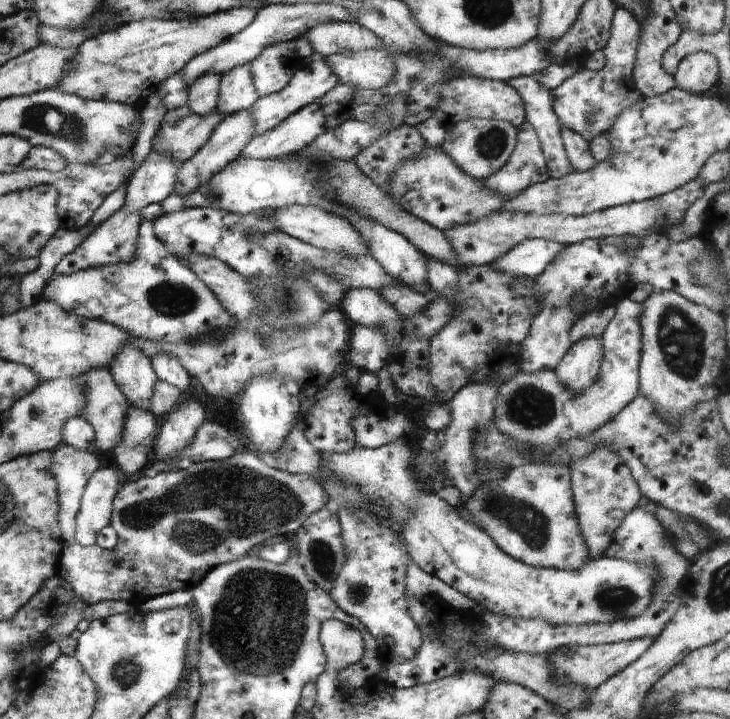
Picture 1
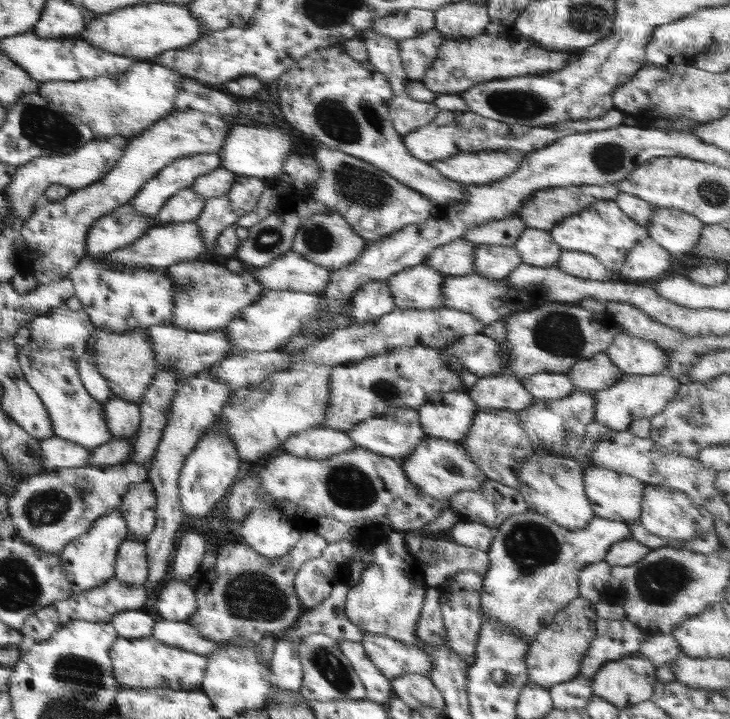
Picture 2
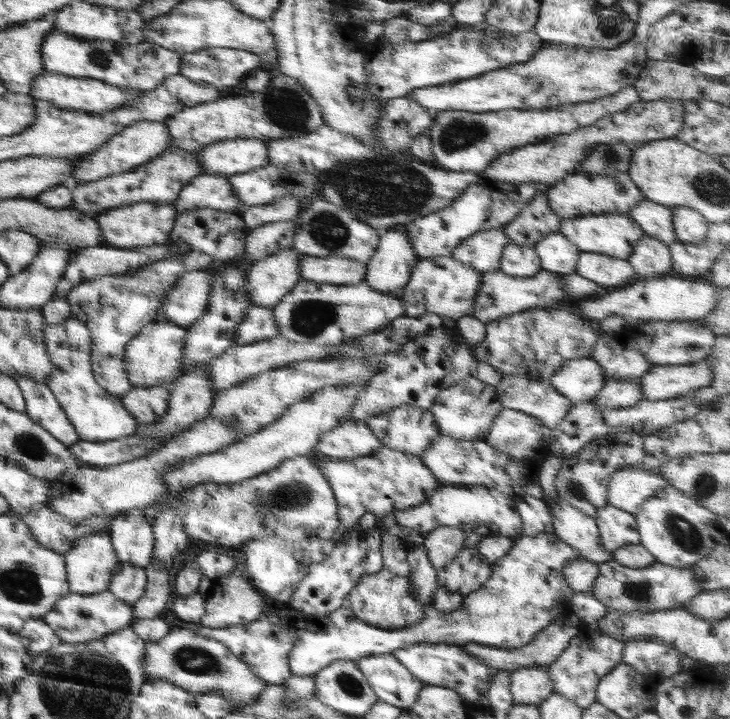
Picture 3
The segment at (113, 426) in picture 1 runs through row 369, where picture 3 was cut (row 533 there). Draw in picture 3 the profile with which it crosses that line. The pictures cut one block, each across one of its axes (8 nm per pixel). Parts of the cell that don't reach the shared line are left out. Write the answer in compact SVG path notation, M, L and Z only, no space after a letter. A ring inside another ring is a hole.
M104 528L102 532L91 532L76 540L72 550L64 554L66 565L66 580L70 593L94 594L108 590L113 573L119 560L112 546L109 528Z

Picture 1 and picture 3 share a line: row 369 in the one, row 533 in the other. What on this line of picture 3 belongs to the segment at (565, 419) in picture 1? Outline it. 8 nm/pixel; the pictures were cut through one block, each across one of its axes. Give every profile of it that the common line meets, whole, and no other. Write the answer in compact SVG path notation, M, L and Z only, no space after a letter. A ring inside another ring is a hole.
M612 505L599 508L594 516L597 522L602 547L610 553L626 545L640 542L636 517Z

